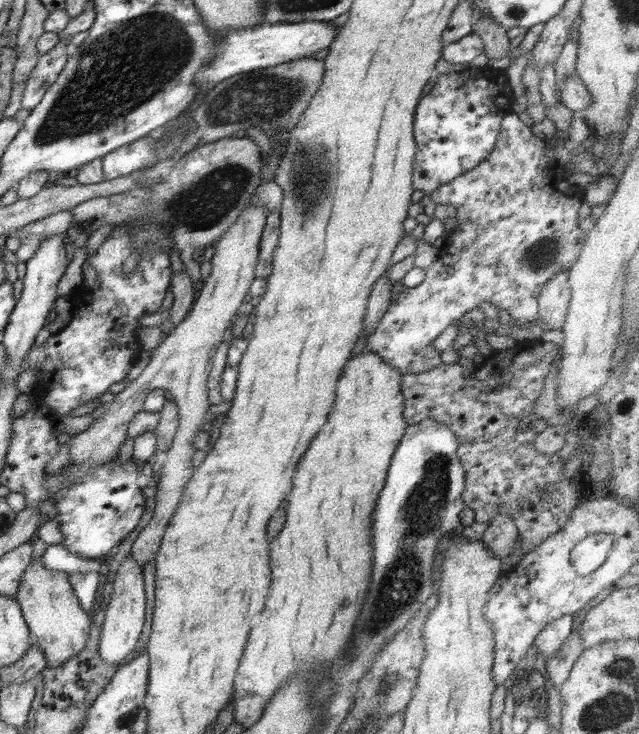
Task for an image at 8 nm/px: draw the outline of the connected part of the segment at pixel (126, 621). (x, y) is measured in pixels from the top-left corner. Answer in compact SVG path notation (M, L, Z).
M128 554L120 566L114 587L112 589L111 601L104 611L102 620L101 634L99 639L99 655L108 664L119 666L124 662L124 658L130 654L138 644L142 634L142 628L146 616L146 592L144 591L143 567L140 567L132 554Z

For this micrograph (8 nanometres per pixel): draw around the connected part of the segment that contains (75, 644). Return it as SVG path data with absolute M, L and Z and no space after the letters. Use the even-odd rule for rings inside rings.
M42 557L30 560L15 599L21 606L28 630L36 636L37 646L44 650L48 668L64 664L85 648L92 616L80 606L66 572L47 570L42 563Z

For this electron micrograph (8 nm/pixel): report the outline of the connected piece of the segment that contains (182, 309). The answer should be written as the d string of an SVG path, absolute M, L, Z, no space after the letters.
M184 265L182 271L178 271L178 274L171 278L171 286L174 293L174 301L169 312L169 318L171 324L175 327L190 312L197 293L196 286L194 287L194 283L192 283L190 275L186 273Z

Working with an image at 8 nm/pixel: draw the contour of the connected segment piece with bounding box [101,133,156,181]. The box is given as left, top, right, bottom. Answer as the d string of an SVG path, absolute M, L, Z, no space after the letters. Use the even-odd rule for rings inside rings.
M156 133L139 138L131 144L110 152L102 160L104 181L120 178L140 170L143 164L152 158L156 146Z

